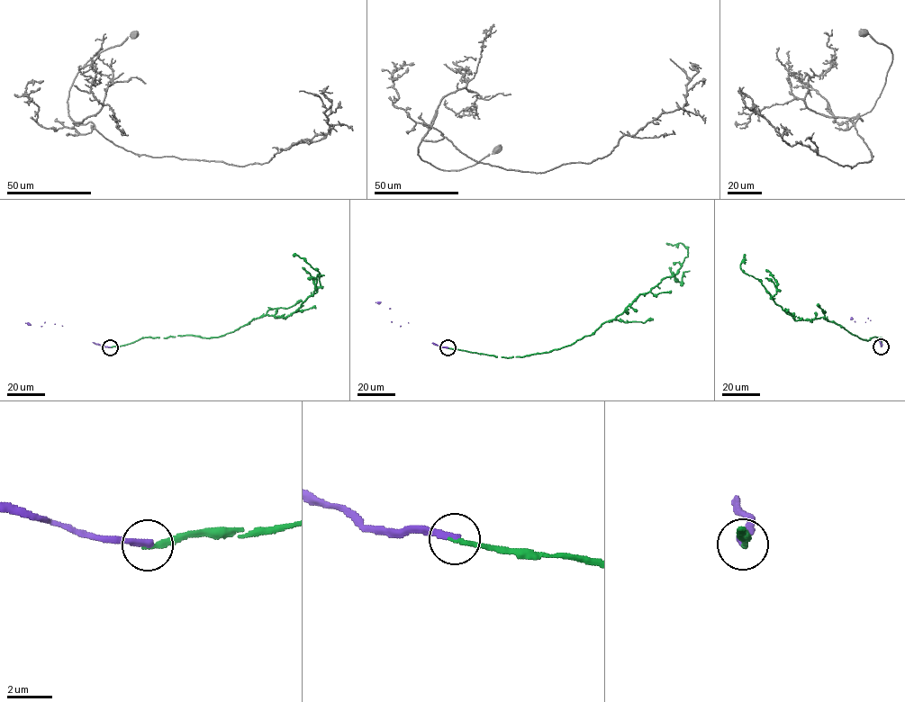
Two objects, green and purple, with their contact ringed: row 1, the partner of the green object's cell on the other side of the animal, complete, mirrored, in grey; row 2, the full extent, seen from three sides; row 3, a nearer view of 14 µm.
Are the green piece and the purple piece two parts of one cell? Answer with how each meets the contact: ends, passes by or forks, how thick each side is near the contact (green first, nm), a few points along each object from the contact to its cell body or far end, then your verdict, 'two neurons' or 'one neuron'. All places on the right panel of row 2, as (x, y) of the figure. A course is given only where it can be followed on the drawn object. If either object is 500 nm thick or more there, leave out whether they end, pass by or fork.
green ends | purple ends | 190/280 nm | green via (881, 346), (882, 337), (863, 339), (823, 318), (796, 320), (775, 303), (759, 280), (741, 268), (744, 256) | purple via (881, 346), (868, 319), (855, 321), (852, 318) | two neurons

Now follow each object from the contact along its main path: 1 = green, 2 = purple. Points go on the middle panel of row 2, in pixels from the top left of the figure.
1: (447, 347), (511, 357), (574, 343), (677, 273), (688, 250), (682, 243), (665, 243)
2: (447, 347), (434, 344), (391, 321), (389, 308), (375, 302)

